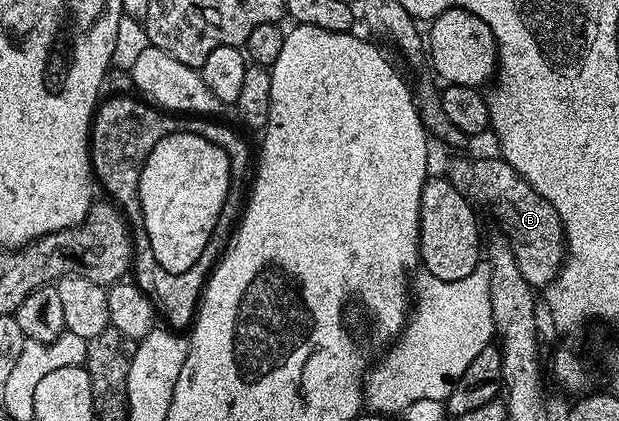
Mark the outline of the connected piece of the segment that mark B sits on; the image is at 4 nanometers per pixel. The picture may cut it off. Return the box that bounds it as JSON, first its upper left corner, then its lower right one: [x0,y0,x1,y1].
[447,158,565,290]

